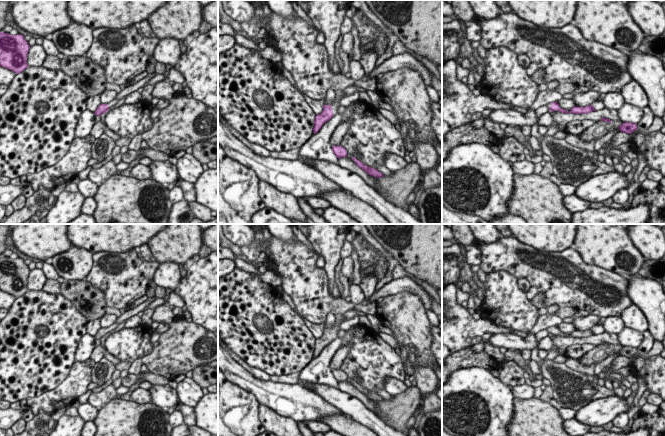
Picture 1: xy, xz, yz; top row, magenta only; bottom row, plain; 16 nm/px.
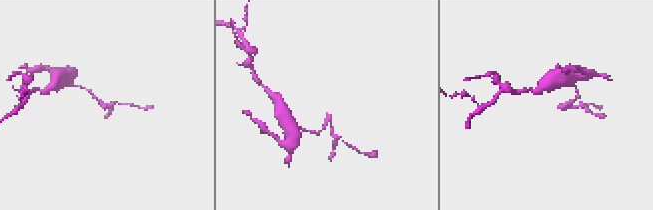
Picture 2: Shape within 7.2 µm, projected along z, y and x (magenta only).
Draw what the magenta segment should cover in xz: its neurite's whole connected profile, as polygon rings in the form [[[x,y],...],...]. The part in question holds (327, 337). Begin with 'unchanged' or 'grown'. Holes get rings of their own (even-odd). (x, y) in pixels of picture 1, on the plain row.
grown | [[[349,310],[343,314],[342,320],[335,321],[335,325],[332,329],[323,329],[323,335],[315,340],[313,351],[314,358],[316,358],[320,354],[324,347],[329,345],[333,340],[337,338],[337,333],[339,332],[339,325],[346,320],[353,319],[355,315],[366,316],[366,314],[363,312]]]

